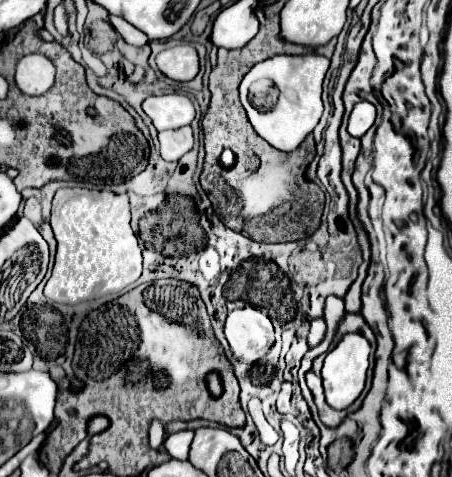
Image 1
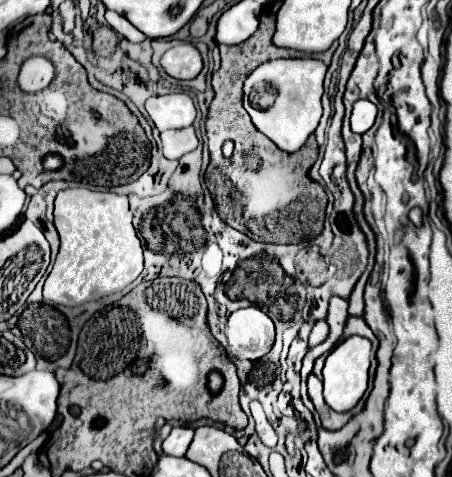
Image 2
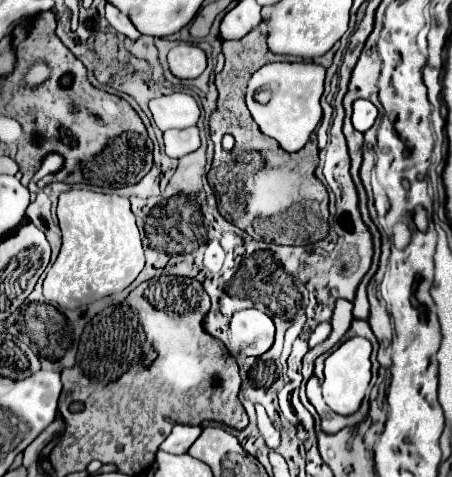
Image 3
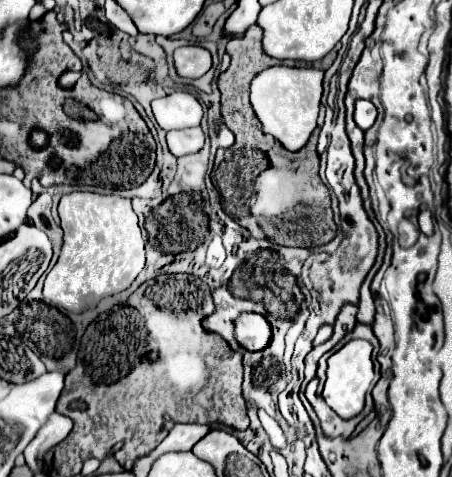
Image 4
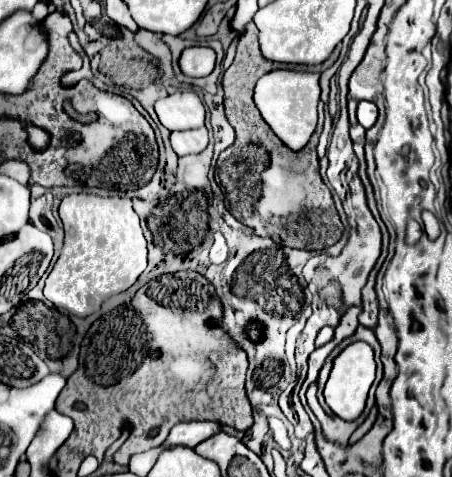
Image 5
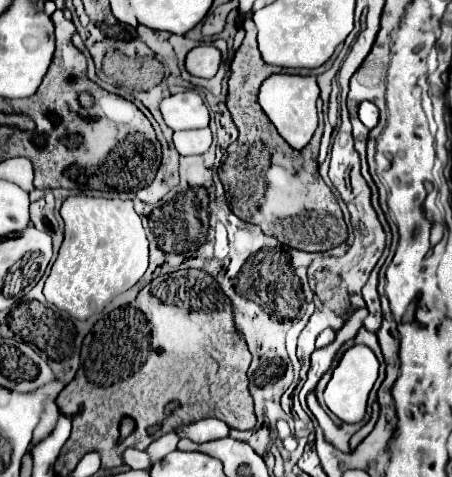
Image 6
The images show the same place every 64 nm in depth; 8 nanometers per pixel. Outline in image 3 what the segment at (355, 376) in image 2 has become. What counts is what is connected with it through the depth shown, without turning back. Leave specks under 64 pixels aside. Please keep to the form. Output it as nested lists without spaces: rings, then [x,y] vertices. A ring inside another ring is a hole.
[[[350,338],[346,340],[338,350],[334,350],[328,358],[326,358],[326,368],[324,368],[324,400],[326,404],[338,412],[338,414],[354,414],[360,408],[360,402],[366,394],[366,388],[370,384],[372,378],[372,362],[370,362],[370,354],[372,354],[372,344],[366,338]]]

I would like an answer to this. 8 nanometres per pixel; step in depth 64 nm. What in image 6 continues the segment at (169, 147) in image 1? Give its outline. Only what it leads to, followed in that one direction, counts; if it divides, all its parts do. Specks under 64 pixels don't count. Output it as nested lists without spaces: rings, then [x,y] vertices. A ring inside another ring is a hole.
[[[210,128],[174,132],[174,148],[178,150],[180,156],[204,154],[210,148],[210,144],[212,144],[212,132],[210,132]]]

